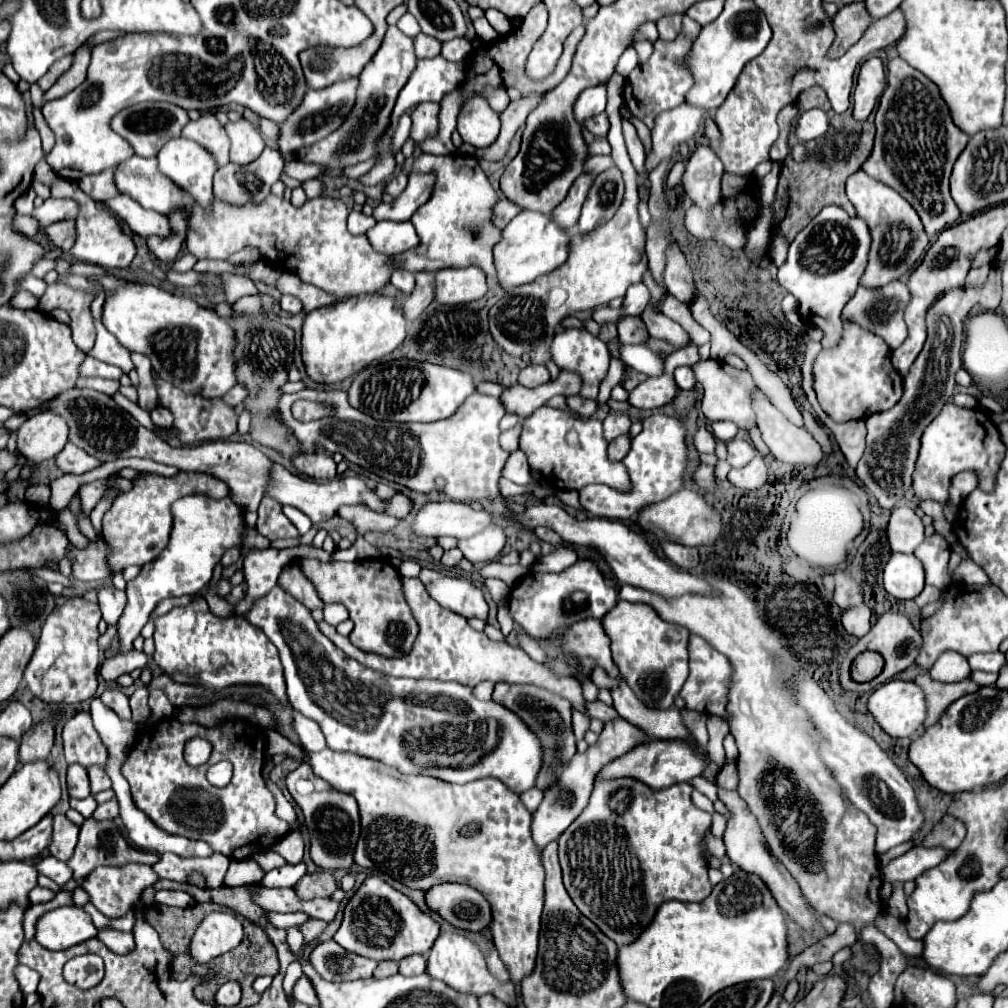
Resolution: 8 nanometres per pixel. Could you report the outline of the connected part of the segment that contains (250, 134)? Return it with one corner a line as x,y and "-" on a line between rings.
240,119
236,123
224,125
228,137
230,137
230,163
236,165
248,165
264,149
264,141
260,131
246,119

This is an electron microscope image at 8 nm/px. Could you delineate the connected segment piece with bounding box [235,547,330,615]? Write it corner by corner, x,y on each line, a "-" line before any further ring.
312,547
250,551
244,559
248,591
246,591
246,599
243,599
235,606
236,614
240,615
249,611
252,608
254,599
262,597
262,593
268,593
278,583
278,575
282,573
282,567
286,563
296,561
300,557
316,557
320,561
328,561
330,555
324,553
324,549
320,549
320,551
316,551

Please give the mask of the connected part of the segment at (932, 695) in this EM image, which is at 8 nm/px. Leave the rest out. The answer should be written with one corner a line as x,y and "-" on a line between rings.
920,673
914,679
914,683
920,685
926,693
926,701
930,705
930,717
928,717
930,721
940,721
942,713
950,707
950,703
954,703
956,699
968,693
978,691
978,685
970,679
964,679
958,683
940,683
940,681
934,681
928,673

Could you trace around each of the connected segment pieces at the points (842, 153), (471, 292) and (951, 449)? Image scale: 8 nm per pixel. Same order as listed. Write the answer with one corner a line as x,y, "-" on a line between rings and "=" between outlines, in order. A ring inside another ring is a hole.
818,87
804,91
798,99
800,101
796,105
800,107
800,111
808,111
812,107
824,109
830,117
830,129
824,137
806,143
806,147
810,149
810,159
806,163
796,163
790,155
782,163
782,173
780,173
780,183
778,183
778,191
776,191
776,203
774,203
774,213
776,213
774,229
782,231
790,241
826,205
840,205
850,215
856,215
854,205
848,201
848,197
844,193
844,185
846,185
846,179
852,173
856,173
862,167
862,163
866,161
866,157
870,155
872,143
874,143
874,133
876,133
872,119
856,121
848,113
842,113
842,115
834,113
826,93
-
810,103
812,103
812,107
810,107
=
478,267
442,269
436,273
436,299
446,305
470,303
488,291
486,275
=
952,403
942,407
938,417
924,429
922,447
912,477
912,487
918,499
934,499
944,503
948,499
950,479
966,469
974,469
980,477
980,489
994,487
994,473
1006,453
1000,441
998,427
980,409
962,409

